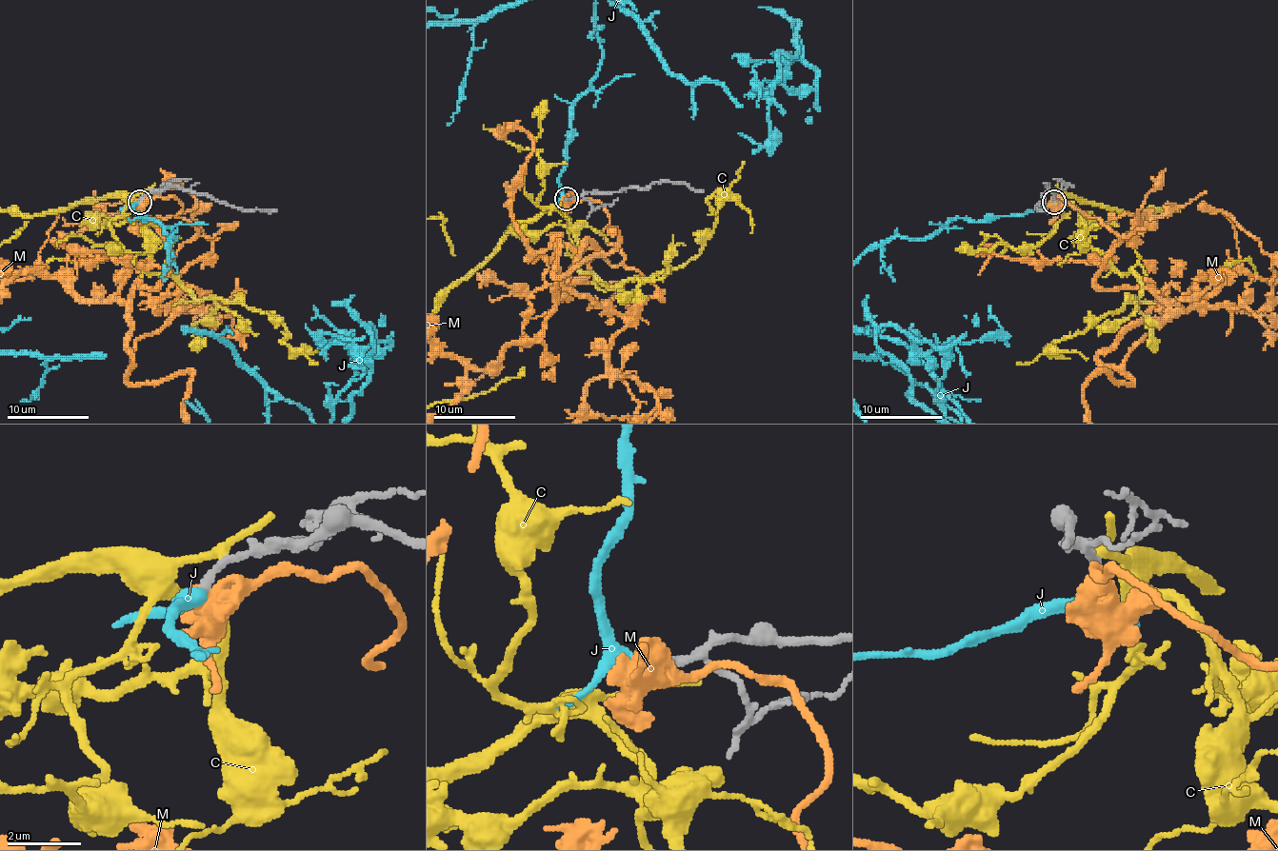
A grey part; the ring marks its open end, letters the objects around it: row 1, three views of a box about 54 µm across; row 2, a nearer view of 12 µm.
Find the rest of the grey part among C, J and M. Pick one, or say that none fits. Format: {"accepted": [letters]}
{"accepted": ["J"]}

